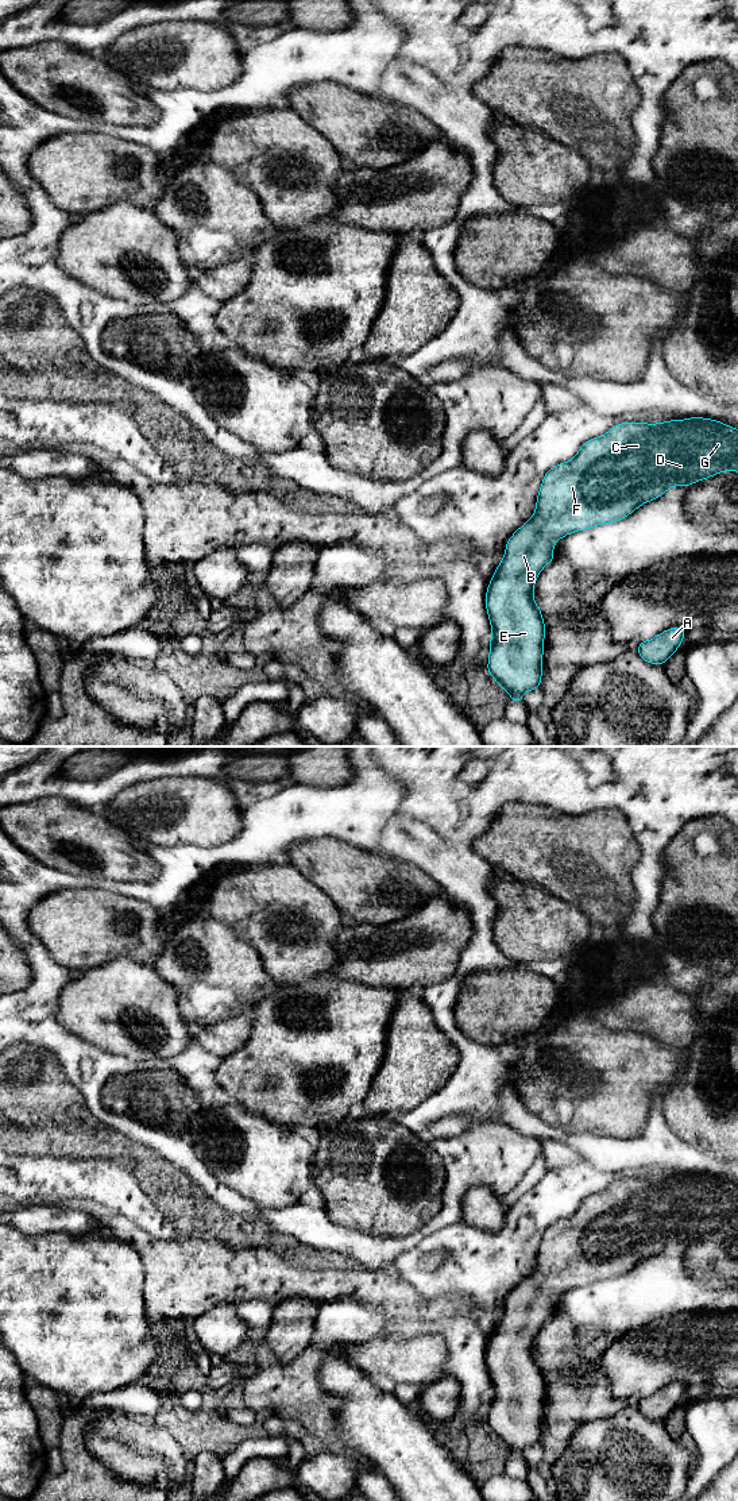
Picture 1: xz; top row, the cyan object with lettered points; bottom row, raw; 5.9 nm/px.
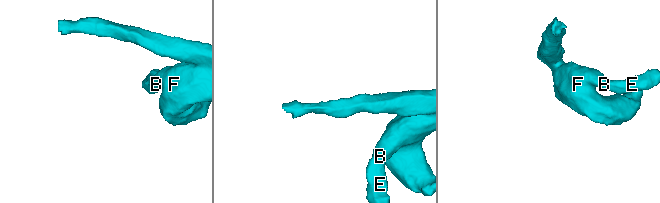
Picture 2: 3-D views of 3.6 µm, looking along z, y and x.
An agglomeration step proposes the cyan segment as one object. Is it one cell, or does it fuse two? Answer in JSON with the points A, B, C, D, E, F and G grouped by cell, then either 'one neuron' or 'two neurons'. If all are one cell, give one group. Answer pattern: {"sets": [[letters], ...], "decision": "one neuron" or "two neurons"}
{"sets": [["A", "B", "C", "D", "E", "F", "G"]], "decision": "one neuron"}

